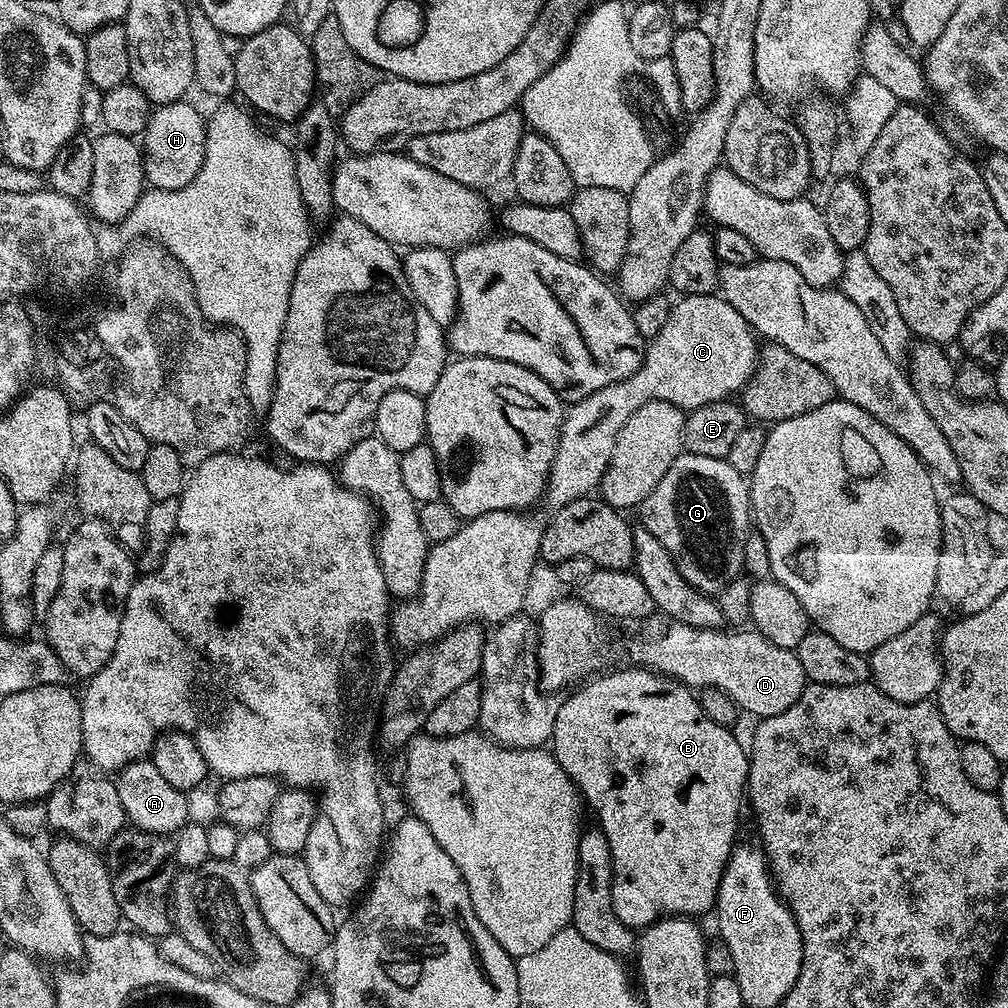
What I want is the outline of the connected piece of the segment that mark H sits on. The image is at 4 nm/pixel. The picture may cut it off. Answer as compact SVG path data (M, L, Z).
M177 102L174 104L161 104L148 117L148 125L142 133L142 151L144 154L144 175L147 183L153 189L161 192L178 190L186 186L198 174L198 170L204 161L204 130L205 117L200 117L200 112L189 102Z

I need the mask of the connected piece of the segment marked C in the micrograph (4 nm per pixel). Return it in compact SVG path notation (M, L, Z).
M723 295L684 296L671 305L665 325L650 340L644 360L630 378L602 386L594 394L575 401L560 425L556 453L546 481L546 496L552 510L583 500L595 493L614 454L616 435L626 418L651 400L670 402L691 410L739 393L758 367L758 336L724 300Z

